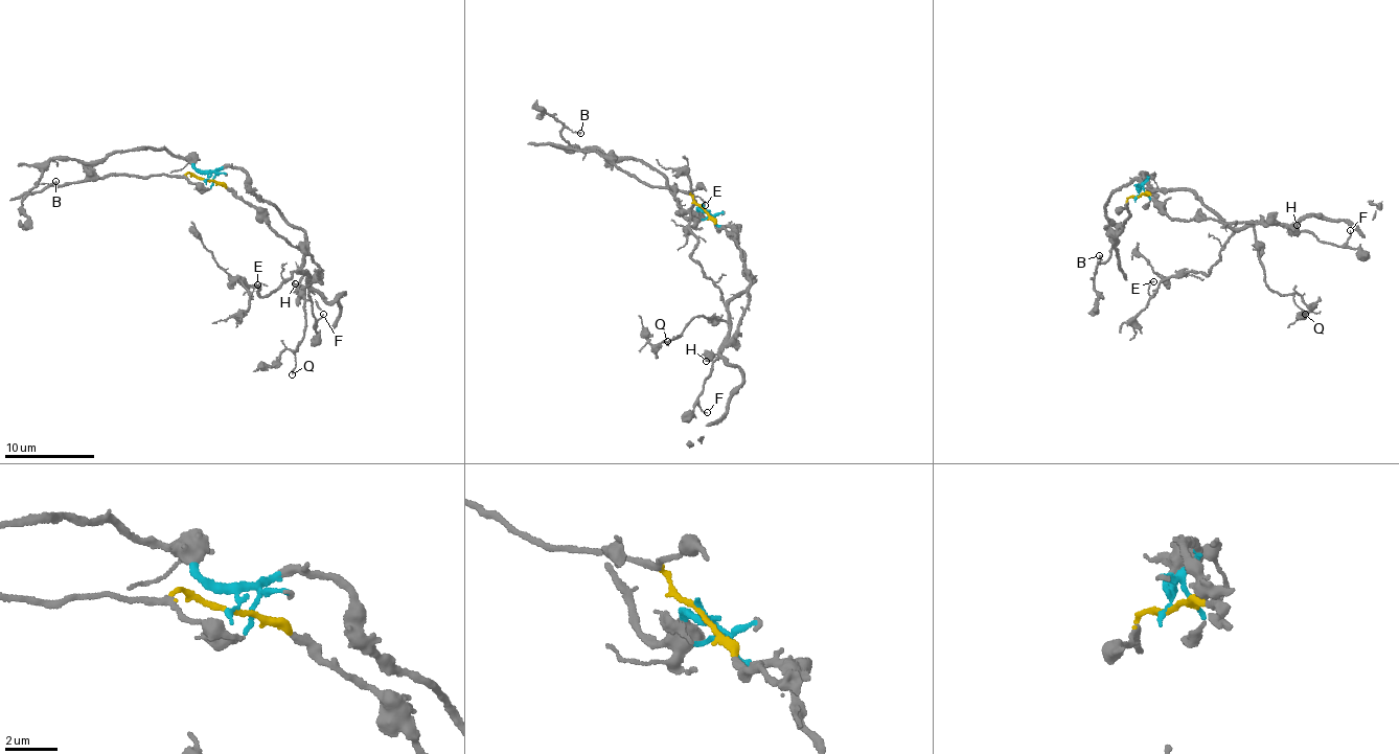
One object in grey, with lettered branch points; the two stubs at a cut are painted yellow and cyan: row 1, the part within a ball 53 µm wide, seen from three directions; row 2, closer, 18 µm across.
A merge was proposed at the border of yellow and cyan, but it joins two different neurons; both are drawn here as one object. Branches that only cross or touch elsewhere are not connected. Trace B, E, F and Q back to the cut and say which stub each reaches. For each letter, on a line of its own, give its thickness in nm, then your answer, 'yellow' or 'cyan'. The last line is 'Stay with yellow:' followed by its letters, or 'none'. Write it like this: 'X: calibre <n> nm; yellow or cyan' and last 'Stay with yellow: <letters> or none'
B: calibre 130 nm; cyan
E: calibre 140 nm; cyan
F: calibre 100 nm; yellow
Q: calibre 130 nm; cyan
Stay with yellow: F

